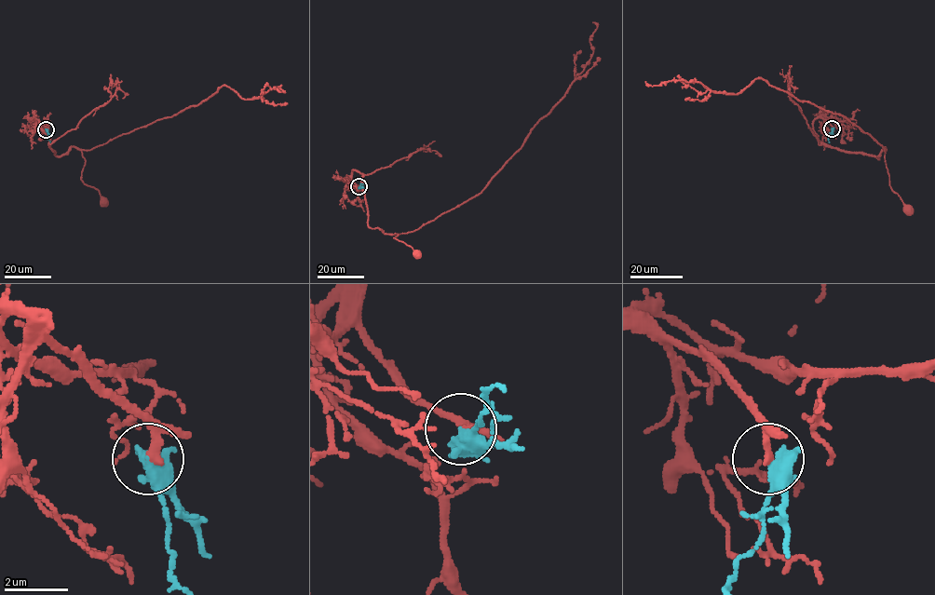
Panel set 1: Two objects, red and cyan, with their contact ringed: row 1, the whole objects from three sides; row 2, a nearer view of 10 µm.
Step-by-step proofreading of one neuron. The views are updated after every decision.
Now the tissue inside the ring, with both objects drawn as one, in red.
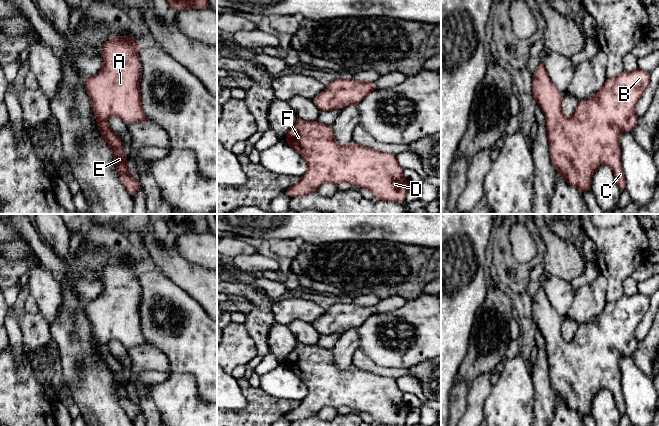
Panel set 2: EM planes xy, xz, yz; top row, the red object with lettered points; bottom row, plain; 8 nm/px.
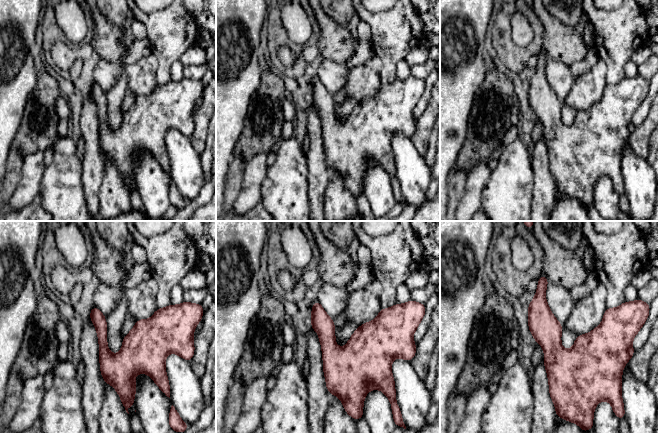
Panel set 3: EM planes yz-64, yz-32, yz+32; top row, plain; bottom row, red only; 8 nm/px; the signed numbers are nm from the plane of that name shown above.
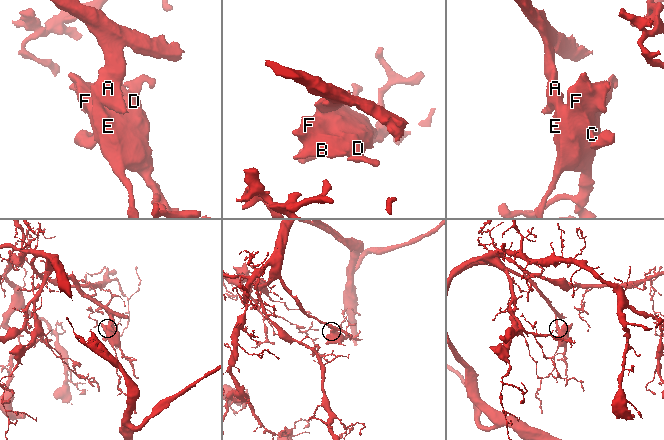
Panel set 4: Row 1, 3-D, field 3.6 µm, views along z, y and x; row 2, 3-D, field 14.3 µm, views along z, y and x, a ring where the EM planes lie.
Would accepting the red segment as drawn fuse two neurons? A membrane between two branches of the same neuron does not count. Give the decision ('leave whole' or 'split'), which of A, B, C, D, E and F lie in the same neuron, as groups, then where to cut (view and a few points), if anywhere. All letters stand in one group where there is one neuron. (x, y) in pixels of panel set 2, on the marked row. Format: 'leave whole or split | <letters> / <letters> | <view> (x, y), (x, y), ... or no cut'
leave whole | A B C D E F | no cut

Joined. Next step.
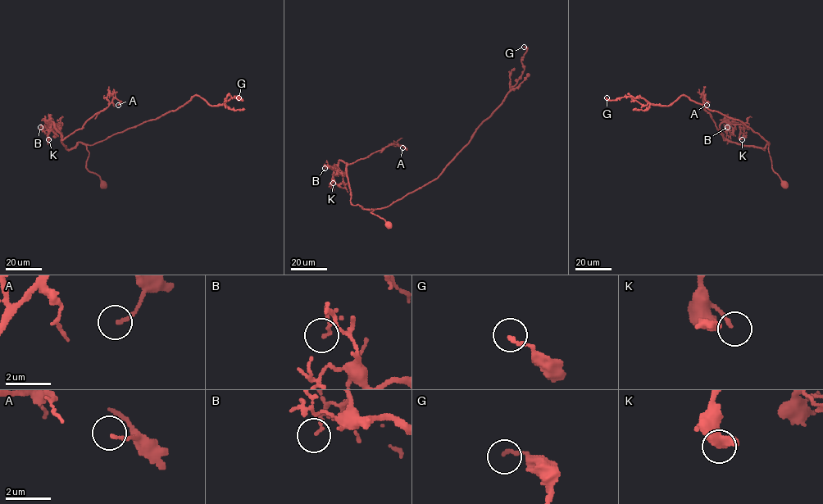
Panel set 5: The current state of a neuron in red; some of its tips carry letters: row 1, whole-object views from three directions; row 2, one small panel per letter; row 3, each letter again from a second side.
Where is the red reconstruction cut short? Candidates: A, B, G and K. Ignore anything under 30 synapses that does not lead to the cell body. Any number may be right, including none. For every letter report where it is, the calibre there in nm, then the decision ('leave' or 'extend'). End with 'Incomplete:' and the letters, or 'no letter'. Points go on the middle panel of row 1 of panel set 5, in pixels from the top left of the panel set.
A: place (402, 147); calibre 150 nm; leave
B: place (325, 168); calibre 120 nm; leave
G: place (524, 47); calibre 160 nm; leave
K: place (333, 183); calibre 140 nm; leave
Incomplete: no letter

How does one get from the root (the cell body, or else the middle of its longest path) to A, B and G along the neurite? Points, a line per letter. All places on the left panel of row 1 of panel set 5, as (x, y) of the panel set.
A: (129, 128), (93, 145), (79, 142), (66, 149), (61, 143), (105, 109), (114, 97), (120, 102), (118, 105)
B: (129, 128), (93, 145), (79, 142), (66, 149), (53, 122), (48, 129), (44, 131), (43, 126), (40, 127)
G: (129, 128), (175, 111), (195, 95), (211, 106), (224, 104), (238, 96), (236, 97), (242, 100), (238, 97)

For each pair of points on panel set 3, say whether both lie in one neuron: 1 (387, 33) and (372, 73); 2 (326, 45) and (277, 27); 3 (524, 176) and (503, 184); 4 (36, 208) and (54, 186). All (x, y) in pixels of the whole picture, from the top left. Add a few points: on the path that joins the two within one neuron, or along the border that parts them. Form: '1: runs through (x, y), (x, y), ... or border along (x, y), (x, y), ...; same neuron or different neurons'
1: border along (377, 55), (381, 61), (381, 79); different neurons
2: border along (319, 38), (315, 45); different neurons
3: runs through (519, 176), (508, 184); same neuron
4: border along (38, 193), (41, 199), (41, 206), (45, 210); different neurons

